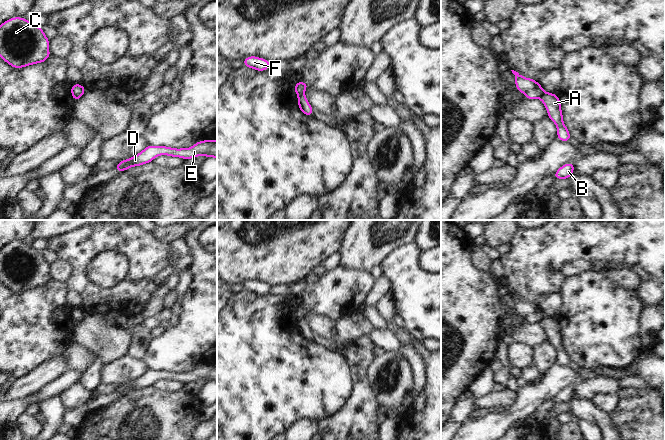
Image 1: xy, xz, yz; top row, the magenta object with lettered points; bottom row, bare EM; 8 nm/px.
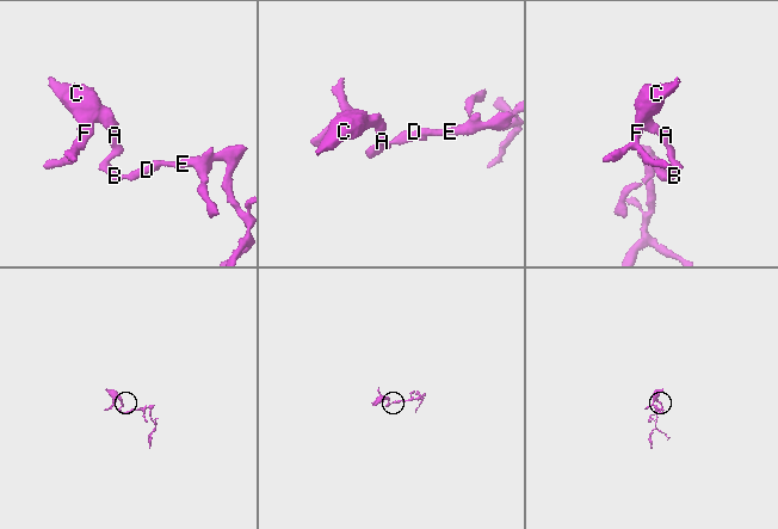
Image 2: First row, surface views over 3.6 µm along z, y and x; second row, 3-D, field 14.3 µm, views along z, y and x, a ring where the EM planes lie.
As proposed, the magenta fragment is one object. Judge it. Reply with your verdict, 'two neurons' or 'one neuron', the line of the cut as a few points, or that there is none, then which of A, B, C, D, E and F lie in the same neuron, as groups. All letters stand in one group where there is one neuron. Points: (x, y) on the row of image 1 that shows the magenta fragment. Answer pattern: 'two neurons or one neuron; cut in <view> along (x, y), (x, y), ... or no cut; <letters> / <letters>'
two neurons; cut in xz along (303, 94), (298, 96); A B D E / C F

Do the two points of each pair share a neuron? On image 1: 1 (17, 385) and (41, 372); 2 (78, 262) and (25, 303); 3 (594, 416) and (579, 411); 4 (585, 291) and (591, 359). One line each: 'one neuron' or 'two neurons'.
1: one neuron
2: two neurons
3: one neuron
4: one neuron

